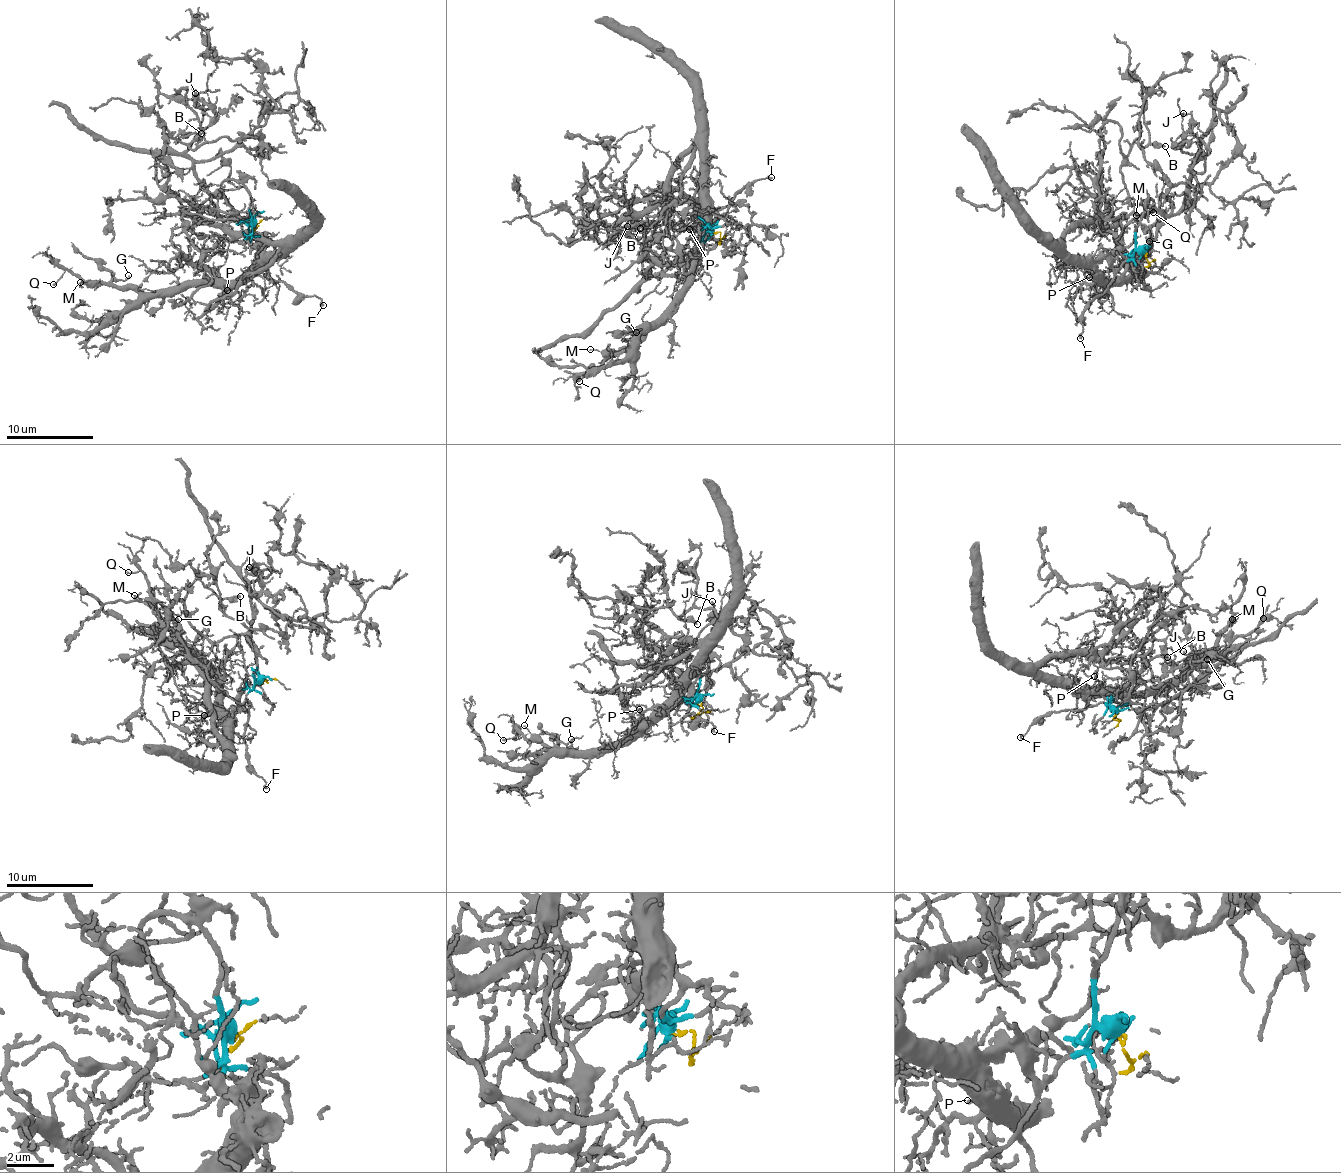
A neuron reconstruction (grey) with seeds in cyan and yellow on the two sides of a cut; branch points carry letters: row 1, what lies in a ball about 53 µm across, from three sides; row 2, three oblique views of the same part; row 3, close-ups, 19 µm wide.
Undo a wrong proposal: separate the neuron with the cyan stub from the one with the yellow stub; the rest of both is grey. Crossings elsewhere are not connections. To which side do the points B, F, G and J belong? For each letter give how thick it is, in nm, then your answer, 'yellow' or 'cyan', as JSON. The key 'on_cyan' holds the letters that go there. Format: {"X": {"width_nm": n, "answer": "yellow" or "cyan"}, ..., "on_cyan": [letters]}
{"B": {"width_nm": 140, "answer": "cyan"}, "F": {"width_nm": 180, "answer": "cyan"}, "G": {"width_nm": 130, "answer": "yellow"}, "J": {"width_nm": 120, "answer": "cyan"}, "on_cyan": ["B", "F", "J"]}

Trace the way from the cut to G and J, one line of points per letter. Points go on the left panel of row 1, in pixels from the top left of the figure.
G: (250, 223), (256, 226), (250, 238), (226, 239), (203, 251), (193, 279), (152, 294), (112, 281), (128, 275)
J: (250, 223), (249, 192), (243, 184), (215, 193), (198, 179), (187, 154), (198, 133), (202, 108), (196, 93)

